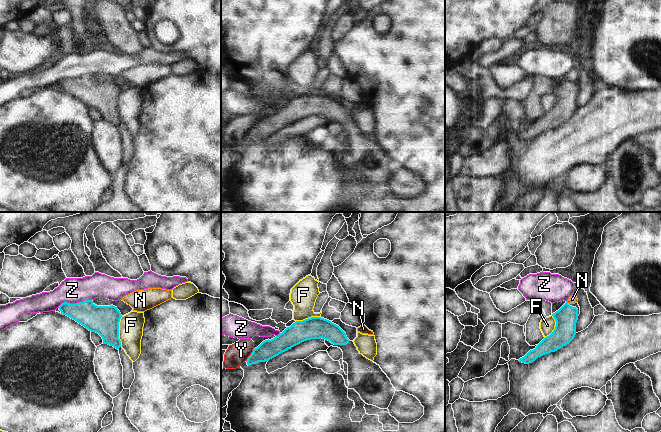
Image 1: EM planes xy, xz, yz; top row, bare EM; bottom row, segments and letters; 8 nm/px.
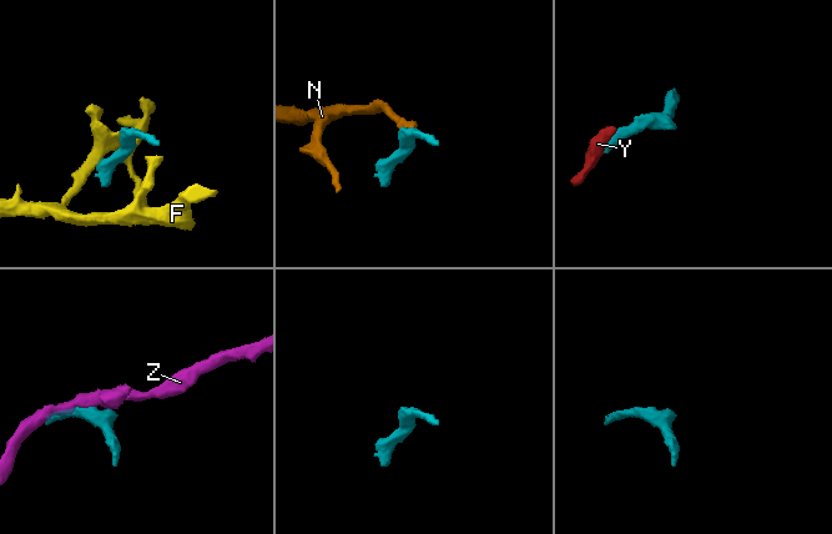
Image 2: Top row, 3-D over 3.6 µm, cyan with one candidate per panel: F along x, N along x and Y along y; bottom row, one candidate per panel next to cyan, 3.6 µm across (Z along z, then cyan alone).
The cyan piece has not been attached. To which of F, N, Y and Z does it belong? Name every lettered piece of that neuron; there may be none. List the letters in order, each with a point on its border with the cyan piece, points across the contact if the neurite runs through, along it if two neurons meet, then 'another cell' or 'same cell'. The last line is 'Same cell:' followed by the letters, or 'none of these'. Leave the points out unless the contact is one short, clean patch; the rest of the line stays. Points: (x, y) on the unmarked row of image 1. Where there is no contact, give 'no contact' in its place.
F: contact xy (118, 107); another cell
N: contact yz (567, 79); border yz (567, 77), (568, 80); another cell
Y: contact xz (250, 131); border xz (253, 124), (246, 137); another cell
Z: contact xy (74, 80); border xy (91, 75), (75, 79), (63, 78), (58, 83); another cell
Same cell: none of these

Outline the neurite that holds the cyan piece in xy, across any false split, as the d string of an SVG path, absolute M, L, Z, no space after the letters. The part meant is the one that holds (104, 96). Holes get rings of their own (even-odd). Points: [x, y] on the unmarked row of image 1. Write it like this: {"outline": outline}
{"outline": "M92 76L76 80L67 78L59 82L61 90L75 96L91 108L98 109L103 120L108 120L116 125L121 123L119 115L119 98L122 93L117 83L97 82Z"}

